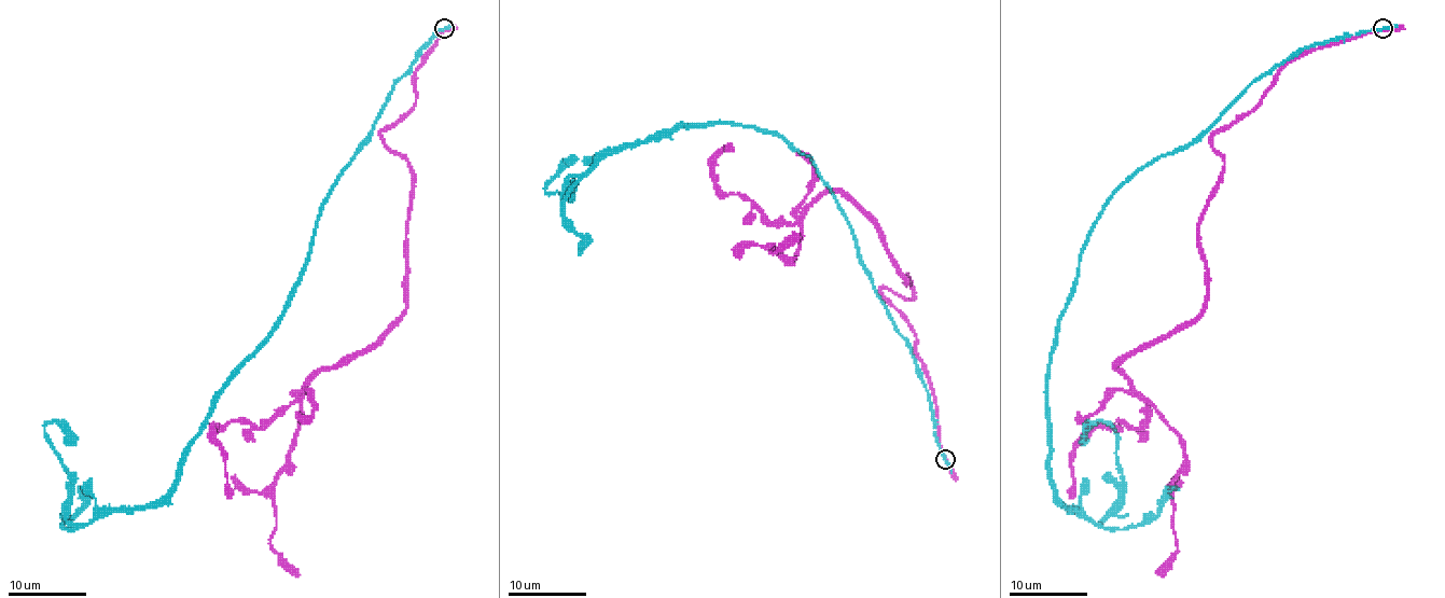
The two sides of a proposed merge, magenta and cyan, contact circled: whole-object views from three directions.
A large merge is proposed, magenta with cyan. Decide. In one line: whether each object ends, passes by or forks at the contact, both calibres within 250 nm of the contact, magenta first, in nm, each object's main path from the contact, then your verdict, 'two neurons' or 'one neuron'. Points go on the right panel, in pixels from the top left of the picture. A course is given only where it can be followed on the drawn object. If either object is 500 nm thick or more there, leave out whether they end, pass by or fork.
magenta passes by; cyan passes by; calibres 220 and 240 nm; course magenta (1384, 29), (1298, 52), (1214, 135), (1207, 306), (1114, 366), (1185, 455), (1162, 576); course cyan (1384, 29), (1305, 46), (1120, 188), (1050, 362), (1052, 488), (1098, 524), (1120, 498), (1114, 431), (1081, 445); two neurons

